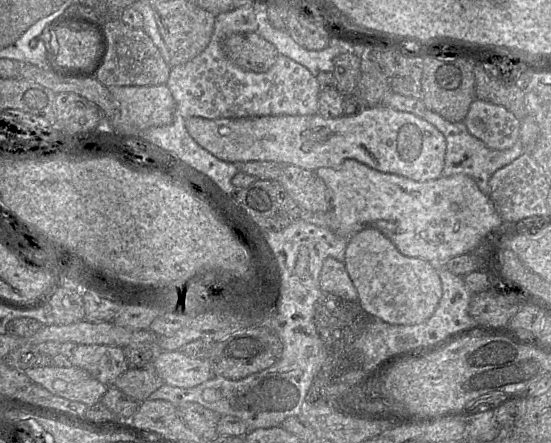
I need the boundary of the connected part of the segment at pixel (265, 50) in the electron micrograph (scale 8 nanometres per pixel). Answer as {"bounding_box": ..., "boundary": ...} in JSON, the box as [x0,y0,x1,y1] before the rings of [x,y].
{"bounding_box":[222,32,279,73],"boundary":[[[239,32],[225,37],[222,49],[232,63],[255,73],[268,71],[279,55],[274,45],[255,32]]]}

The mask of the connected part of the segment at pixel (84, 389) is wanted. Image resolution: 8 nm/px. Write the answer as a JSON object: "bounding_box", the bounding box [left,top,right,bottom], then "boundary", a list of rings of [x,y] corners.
{"bounding_box":[25,365,108,405],"boundary":[[[71,365],[69,367],[33,366],[25,370],[27,376],[51,393],[92,405],[100,401],[108,386],[100,382],[89,371]]]}

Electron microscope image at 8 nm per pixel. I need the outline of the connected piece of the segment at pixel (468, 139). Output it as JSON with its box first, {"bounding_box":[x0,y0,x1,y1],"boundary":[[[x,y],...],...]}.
{"bounding_box":[426,113,524,197],"boundary":[[[434,113],[434,117],[428,117],[428,119],[426,118],[426,121],[428,121],[428,123],[436,127],[444,135],[446,140],[445,161],[441,176],[448,177],[455,174],[467,175],[475,181],[480,191],[483,192],[485,195],[489,195],[489,197],[490,197],[489,181],[494,172],[510,164],[524,153],[524,147],[520,141],[520,132],[518,141],[511,148],[506,150],[494,150],[487,147],[481,140],[470,135],[462,122],[457,123],[449,122],[436,113]]]}

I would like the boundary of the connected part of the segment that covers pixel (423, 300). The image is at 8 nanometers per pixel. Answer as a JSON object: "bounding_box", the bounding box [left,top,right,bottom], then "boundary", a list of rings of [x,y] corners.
{"bounding_box":[343,228,442,325],"boundary":[[[365,228],[347,238],[343,263],[358,293],[358,301],[371,319],[379,319],[393,325],[420,324],[432,317],[442,297],[437,265],[421,258],[401,254],[377,229]]]}

